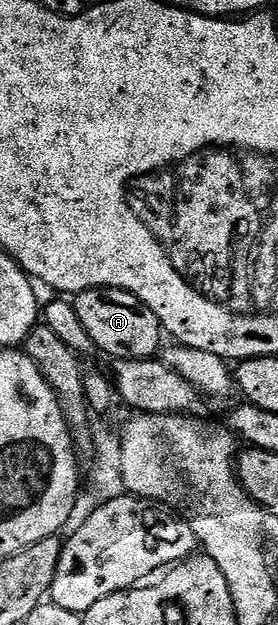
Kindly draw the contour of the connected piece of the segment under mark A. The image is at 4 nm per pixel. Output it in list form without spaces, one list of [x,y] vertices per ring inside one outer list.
[[[87,289],[75,294],[78,320],[90,335],[93,346],[116,361],[155,358],[161,352],[162,330],[158,315],[125,289]]]

